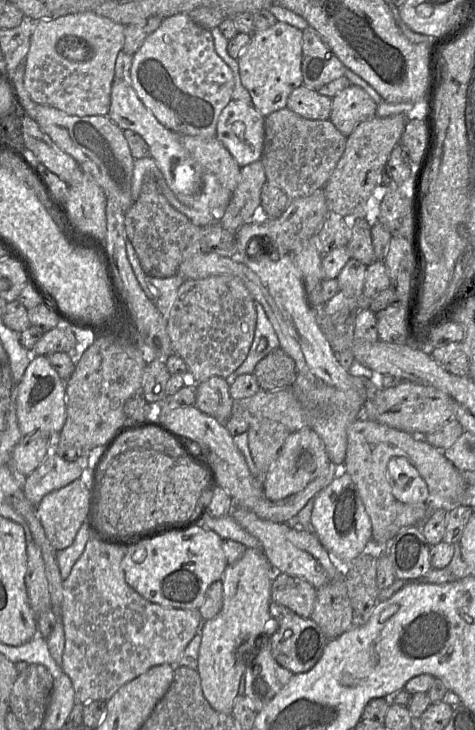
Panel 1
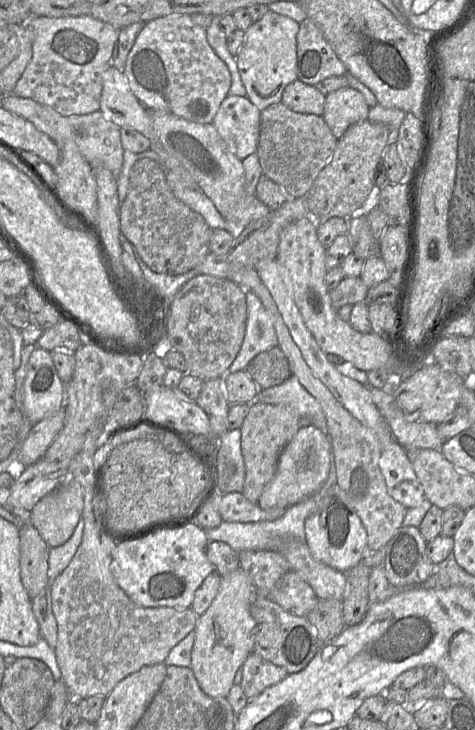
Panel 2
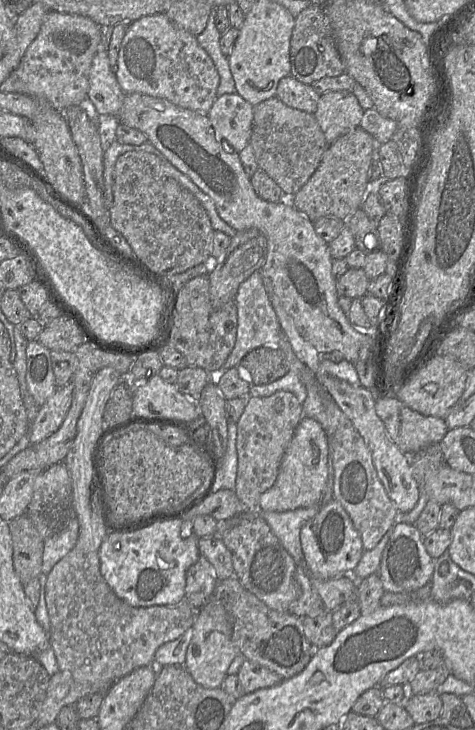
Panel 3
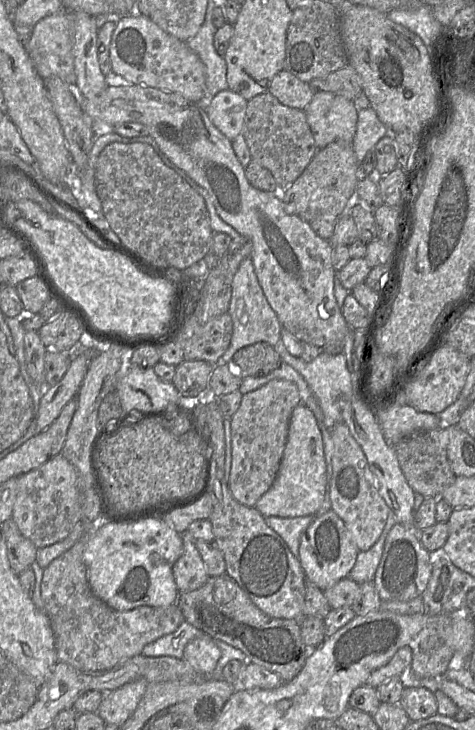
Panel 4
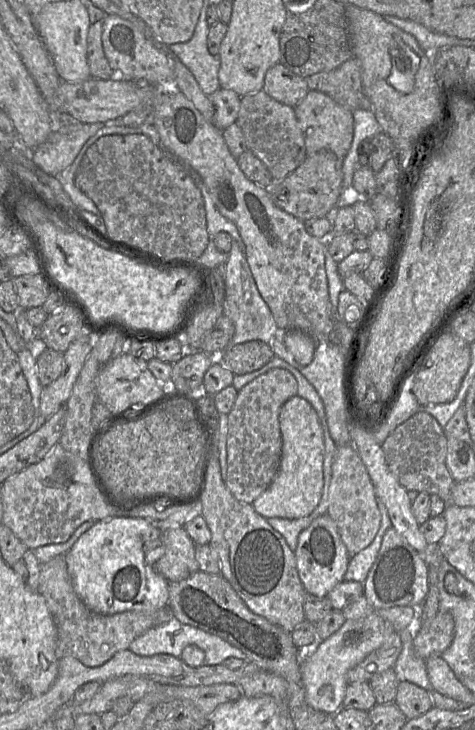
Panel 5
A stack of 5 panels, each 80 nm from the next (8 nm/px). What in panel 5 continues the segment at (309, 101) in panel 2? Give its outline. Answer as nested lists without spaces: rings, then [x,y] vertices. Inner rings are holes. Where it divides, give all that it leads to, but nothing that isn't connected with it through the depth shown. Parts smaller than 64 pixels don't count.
[[[277,63],[266,72],[262,90],[278,102],[294,108],[310,89],[305,78]]]

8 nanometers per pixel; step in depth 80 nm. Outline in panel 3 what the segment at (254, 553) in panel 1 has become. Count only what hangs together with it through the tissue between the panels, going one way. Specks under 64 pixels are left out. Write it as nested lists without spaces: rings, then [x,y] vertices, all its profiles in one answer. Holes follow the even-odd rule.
[[[208,601],[201,609],[196,612],[196,618],[193,624],[194,635],[187,648],[184,667],[193,677],[194,681],[205,688],[219,688],[228,674],[234,658],[239,651],[232,640],[232,626],[224,606],[218,601]]]

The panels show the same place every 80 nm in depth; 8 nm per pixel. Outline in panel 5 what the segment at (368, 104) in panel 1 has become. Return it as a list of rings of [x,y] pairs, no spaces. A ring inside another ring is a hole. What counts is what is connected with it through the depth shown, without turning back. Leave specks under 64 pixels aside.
[[[309,90],[306,97],[294,107],[294,111],[304,134],[308,155],[321,150],[330,150],[339,160],[344,160],[353,138],[353,111],[339,105],[327,94],[316,90]]]

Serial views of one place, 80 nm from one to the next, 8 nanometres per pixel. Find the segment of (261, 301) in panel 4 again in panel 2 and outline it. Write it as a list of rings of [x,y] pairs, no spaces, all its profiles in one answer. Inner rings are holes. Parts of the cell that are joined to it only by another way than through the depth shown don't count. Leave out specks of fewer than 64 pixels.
[[[246,291],[246,305],[245,335],[240,351],[228,369],[229,373],[245,370],[256,355],[279,346],[273,319],[252,291]]]

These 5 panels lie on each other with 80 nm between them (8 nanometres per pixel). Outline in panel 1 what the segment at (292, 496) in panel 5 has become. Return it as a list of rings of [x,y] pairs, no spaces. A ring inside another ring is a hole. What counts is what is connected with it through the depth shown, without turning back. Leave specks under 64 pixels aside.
[[[305,427],[290,433],[264,477],[264,497],[269,501],[279,501],[303,490],[325,472],[329,463],[324,443],[314,430]]]

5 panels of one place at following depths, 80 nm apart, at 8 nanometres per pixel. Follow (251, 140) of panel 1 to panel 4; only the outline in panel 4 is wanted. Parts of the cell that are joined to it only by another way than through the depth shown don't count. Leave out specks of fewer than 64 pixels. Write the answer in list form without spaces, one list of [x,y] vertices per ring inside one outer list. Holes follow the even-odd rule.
[[[230,90],[217,93],[205,112],[213,125],[230,141],[243,134],[247,101]]]

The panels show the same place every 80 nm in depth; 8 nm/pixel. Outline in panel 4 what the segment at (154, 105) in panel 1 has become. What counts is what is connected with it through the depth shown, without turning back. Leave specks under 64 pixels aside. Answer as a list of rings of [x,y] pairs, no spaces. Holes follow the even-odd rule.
[[[126,14],[116,18],[116,27],[109,48],[112,71],[124,81],[180,94],[192,103],[206,96],[205,66],[186,42],[169,35],[148,17]]]

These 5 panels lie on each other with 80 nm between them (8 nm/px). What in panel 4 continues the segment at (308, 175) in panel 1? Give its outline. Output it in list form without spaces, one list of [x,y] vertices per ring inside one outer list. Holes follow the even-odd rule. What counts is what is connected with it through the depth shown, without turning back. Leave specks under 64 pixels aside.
[[[269,92],[247,101],[243,136],[252,160],[272,173],[279,188],[287,188],[297,180],[319,150],[304,111],[283,105]]]

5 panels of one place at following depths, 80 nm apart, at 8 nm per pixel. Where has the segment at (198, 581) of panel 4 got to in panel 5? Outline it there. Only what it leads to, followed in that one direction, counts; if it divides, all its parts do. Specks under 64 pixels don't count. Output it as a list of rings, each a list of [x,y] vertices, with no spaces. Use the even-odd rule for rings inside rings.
[[[184,528],[167,529],[161,532],[165,552],[155,563],[155,570],[168,582],[183,580],[199,571],[195,559],[195,543]]]

